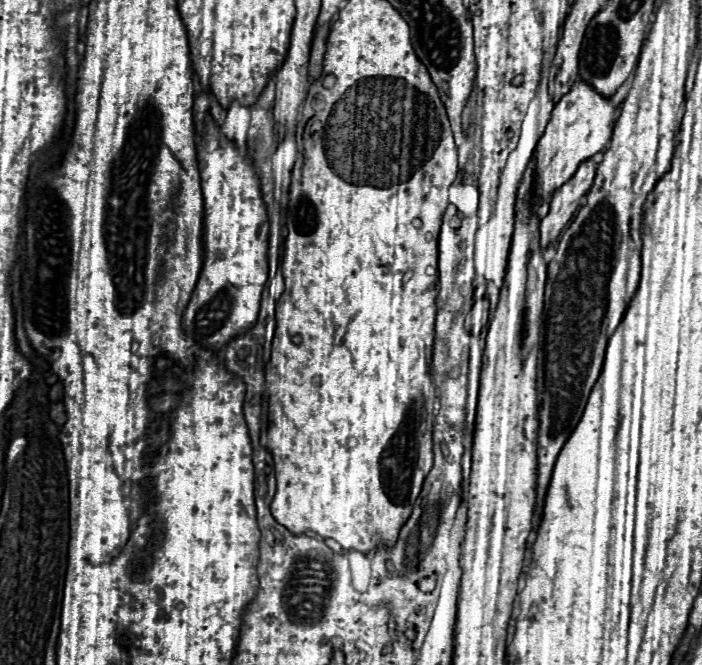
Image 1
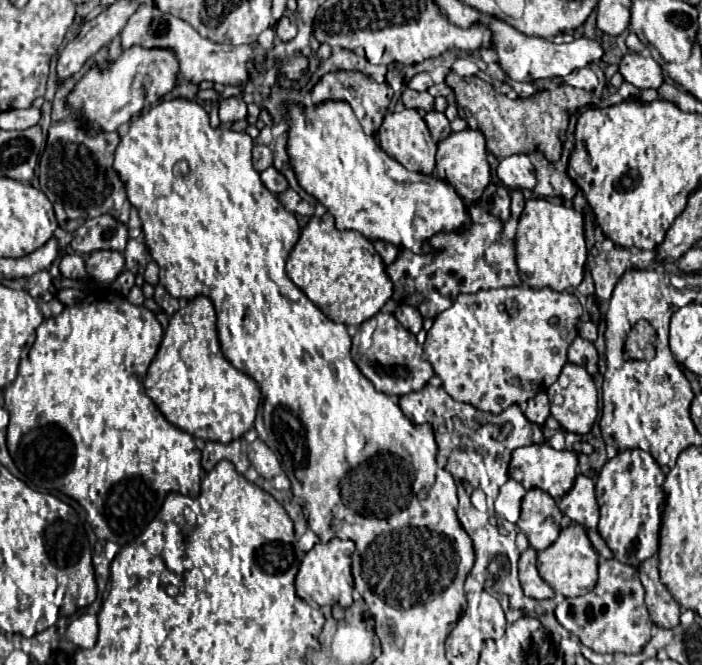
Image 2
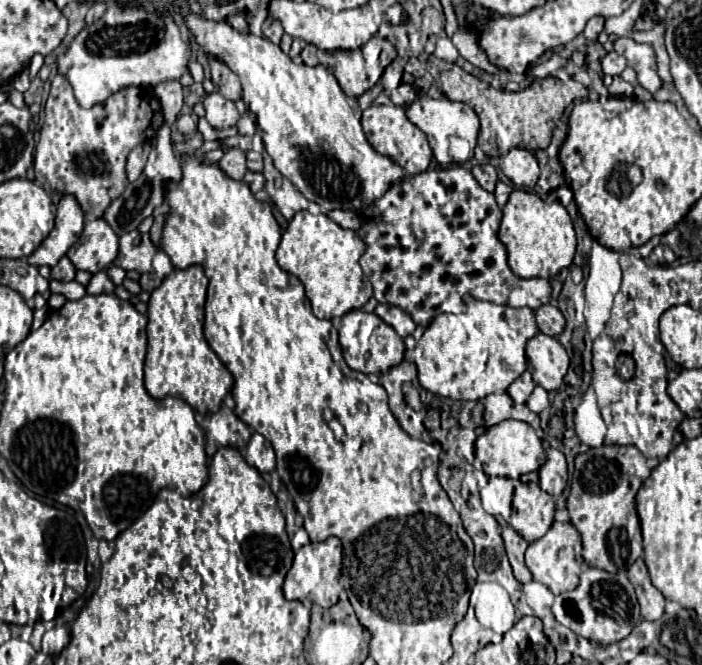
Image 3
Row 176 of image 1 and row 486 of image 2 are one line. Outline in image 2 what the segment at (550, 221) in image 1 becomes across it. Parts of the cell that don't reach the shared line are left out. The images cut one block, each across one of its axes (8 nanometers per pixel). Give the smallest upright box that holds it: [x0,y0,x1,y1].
[558,474,598,528]

